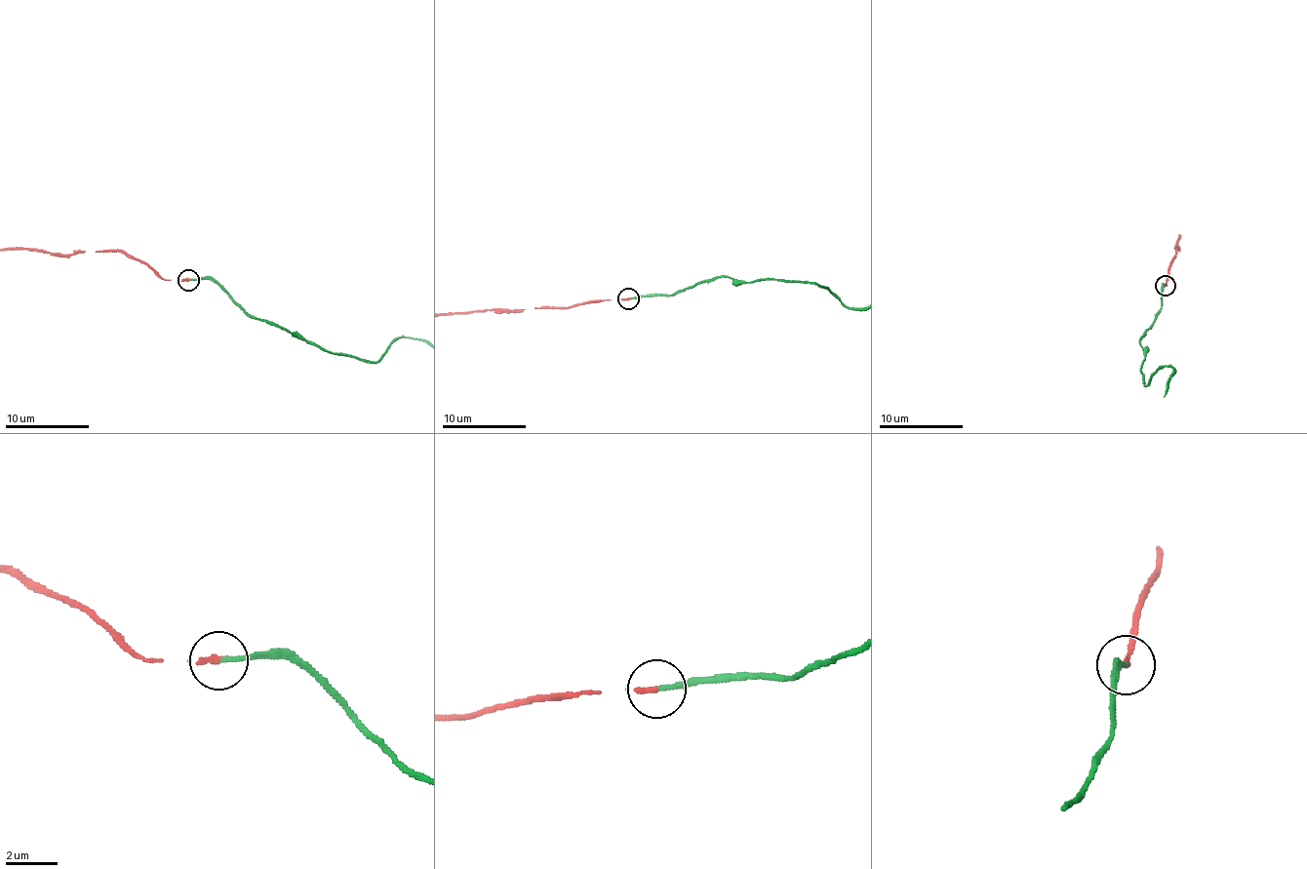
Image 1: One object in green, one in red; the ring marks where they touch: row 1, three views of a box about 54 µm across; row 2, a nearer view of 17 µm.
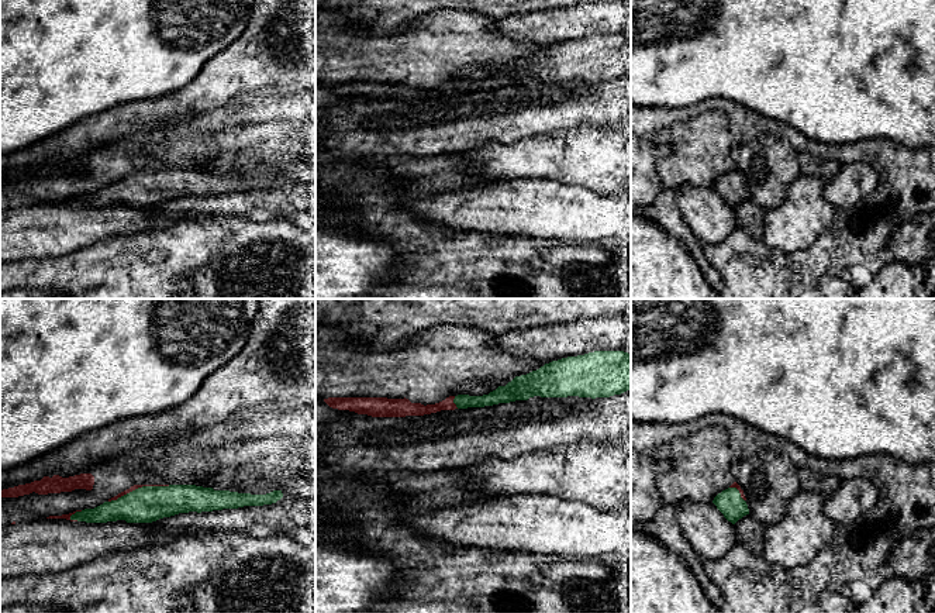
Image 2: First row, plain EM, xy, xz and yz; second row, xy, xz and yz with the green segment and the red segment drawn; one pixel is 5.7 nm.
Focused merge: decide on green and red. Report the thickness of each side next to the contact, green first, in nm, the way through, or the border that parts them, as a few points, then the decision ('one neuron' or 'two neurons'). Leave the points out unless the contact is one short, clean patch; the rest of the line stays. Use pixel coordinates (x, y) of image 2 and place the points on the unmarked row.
200/30 nm | one neuron

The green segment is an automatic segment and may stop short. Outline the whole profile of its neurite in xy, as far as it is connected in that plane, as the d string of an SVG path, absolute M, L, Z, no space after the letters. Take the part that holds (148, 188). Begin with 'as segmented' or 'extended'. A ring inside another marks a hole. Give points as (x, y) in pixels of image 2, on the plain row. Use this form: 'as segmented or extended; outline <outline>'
extended; outline M134 169L94 193L76 194L69 199L46 203L70 206L107 207L152 207L163 202L189 196L213 196L244 190L263 190L283 182L282 175L266 179L214 175L196 169Z

